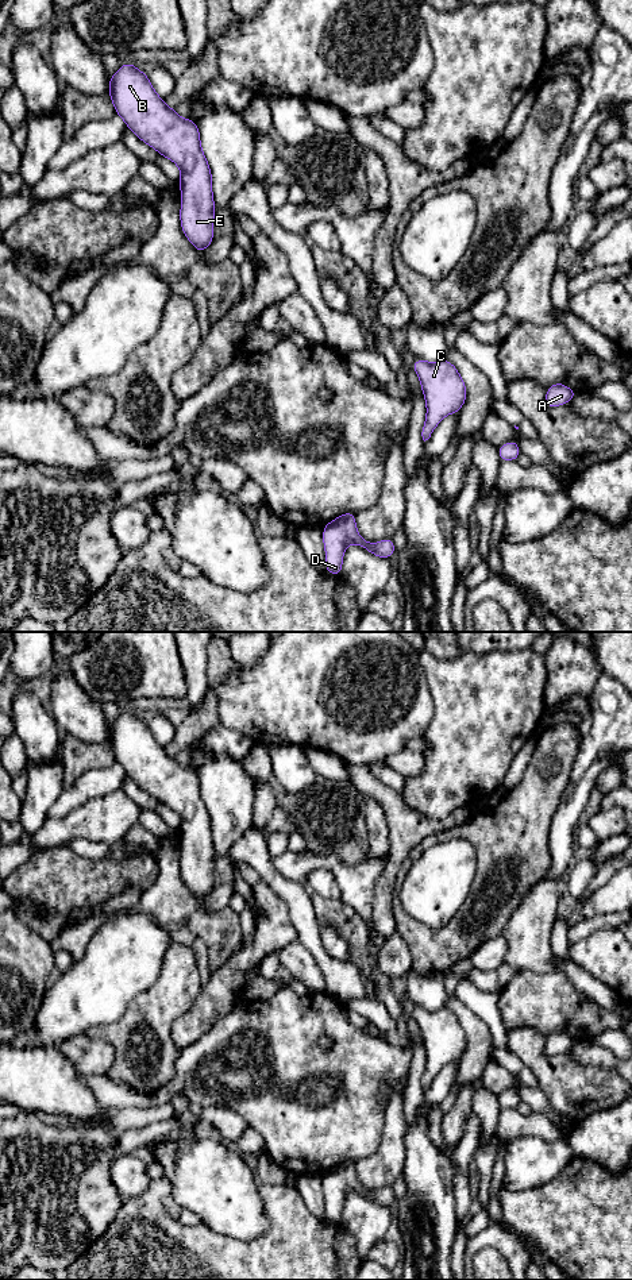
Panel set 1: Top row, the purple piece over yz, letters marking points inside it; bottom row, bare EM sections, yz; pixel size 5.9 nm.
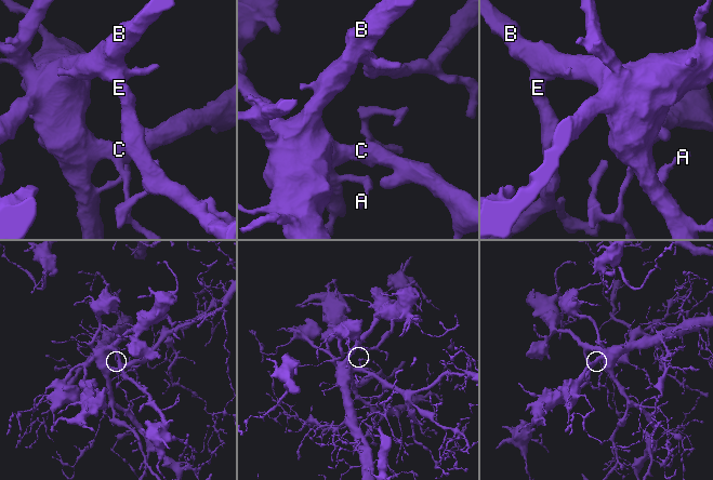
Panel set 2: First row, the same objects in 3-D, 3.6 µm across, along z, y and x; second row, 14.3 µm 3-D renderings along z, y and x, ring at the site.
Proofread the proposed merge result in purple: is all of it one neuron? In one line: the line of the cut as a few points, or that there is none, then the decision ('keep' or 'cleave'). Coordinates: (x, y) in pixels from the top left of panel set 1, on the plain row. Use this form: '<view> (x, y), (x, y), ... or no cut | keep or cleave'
no cut | keep

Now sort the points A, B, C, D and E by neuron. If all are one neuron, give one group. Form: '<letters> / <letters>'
A B C D E

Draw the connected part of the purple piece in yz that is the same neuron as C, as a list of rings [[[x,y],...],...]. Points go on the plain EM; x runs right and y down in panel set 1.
[[[416,1007],[412,1015],[425,1046],[427,1063],[421,1080],[425,1090],[446,1064],[460,1060],[467,1037],[458,1017],[447,1007],[438,1010]]]

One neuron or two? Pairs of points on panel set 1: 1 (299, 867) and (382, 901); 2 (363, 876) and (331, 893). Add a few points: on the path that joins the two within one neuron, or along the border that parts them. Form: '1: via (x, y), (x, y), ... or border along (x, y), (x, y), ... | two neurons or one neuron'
1: border along (385, 867), (374, 887), (373, 929) | two neurons
2: border along (311, 871), (327, 870), (332, 875), (342, 898) | two neurons

